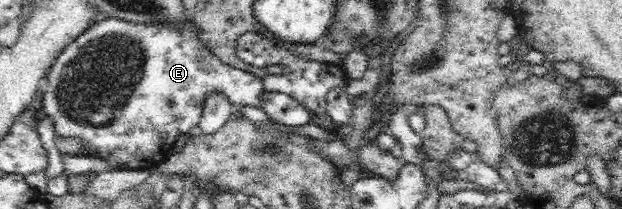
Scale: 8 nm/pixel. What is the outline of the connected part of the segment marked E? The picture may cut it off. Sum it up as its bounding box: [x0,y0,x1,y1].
[42,17,263,170]

